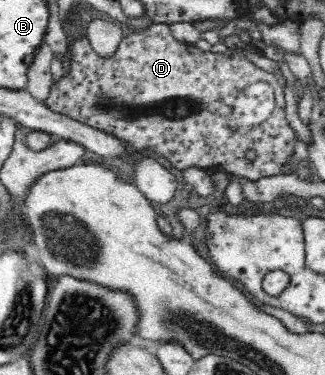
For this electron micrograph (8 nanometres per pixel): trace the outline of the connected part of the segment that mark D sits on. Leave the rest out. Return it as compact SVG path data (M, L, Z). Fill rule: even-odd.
M151 24L122 37L117 50L108 57L97 54L87 37L75 40L68 46L61 78L51 82L49 94L41 103L51 112L63 114L129 141L129 145L137 151L149 150L153 154L157 153L167 159L171 166L183 172L195 167L205 170L207 167L218 165L223 171L255 182L261 178L281 174L280 166L283 166L294 152L296 135L285 117L283 91L274 74L257 67L242 53L232 52L230 56L226 56L203 51L194 43L185 43L175 38L169 25ZM257 82L265 82L274 88L276 107L267 122L253 128L249 134L239 136L230 130L226 118L236 94ZM249 150L253 150L255 154L253 160L247 160Z

